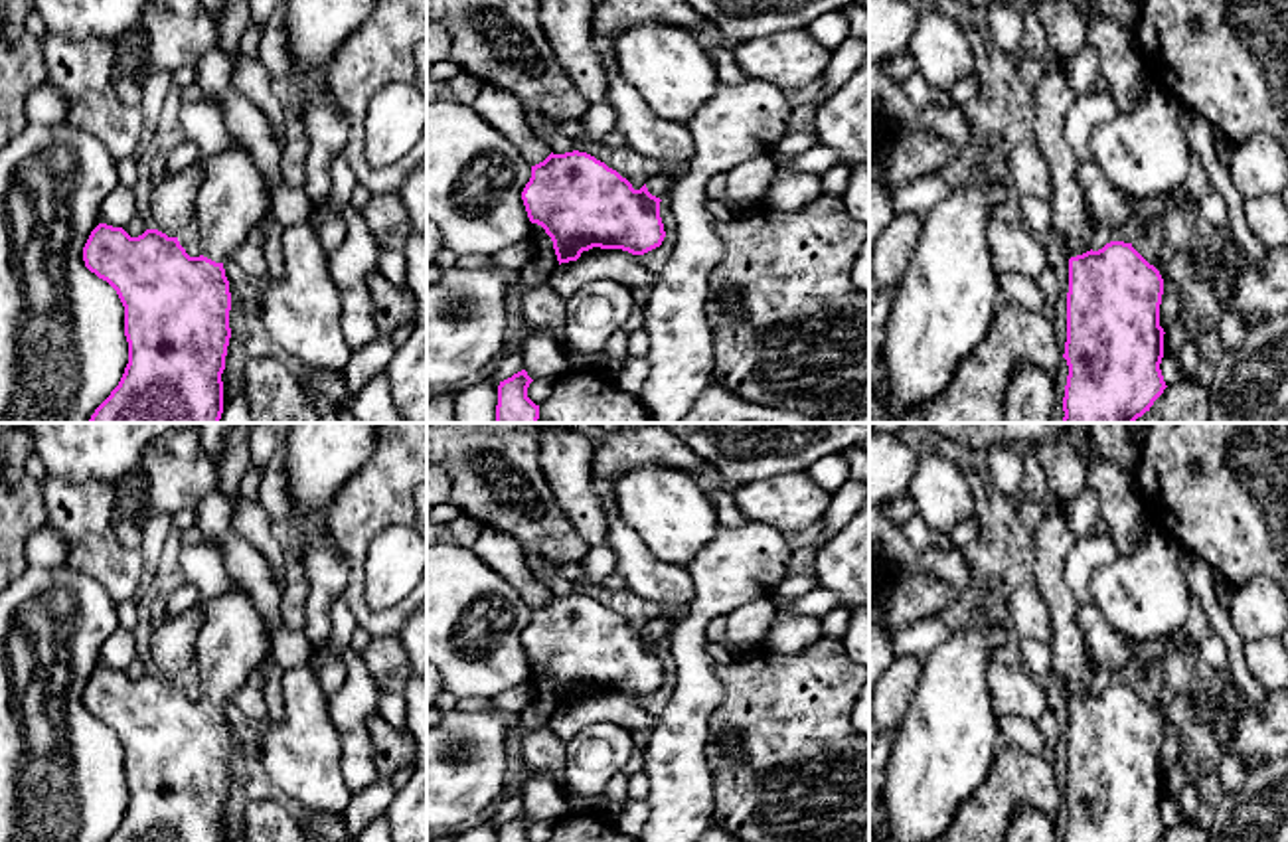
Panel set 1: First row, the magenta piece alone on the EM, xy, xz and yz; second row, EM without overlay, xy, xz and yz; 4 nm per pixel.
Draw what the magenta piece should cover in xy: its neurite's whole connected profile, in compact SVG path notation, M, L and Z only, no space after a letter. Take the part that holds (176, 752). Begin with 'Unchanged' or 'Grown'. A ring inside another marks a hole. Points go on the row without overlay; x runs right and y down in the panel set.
Grown. M241 587L203 599L196 607L203 625L196 638L200 700L190 700L178 680L146 672L130 680L122 670L99 666L85 690L85 710L107 723L124 749L128 806L107 842L223 842L221 816L231 781L231 735L223 706L247 684L271 652L267 625Z

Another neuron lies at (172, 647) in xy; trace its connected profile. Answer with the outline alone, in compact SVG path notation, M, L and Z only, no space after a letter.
M198 607L168 617L152 634L152 660L156 672L168 680L178 680L196 660L196 638L203 625L203 615Z

